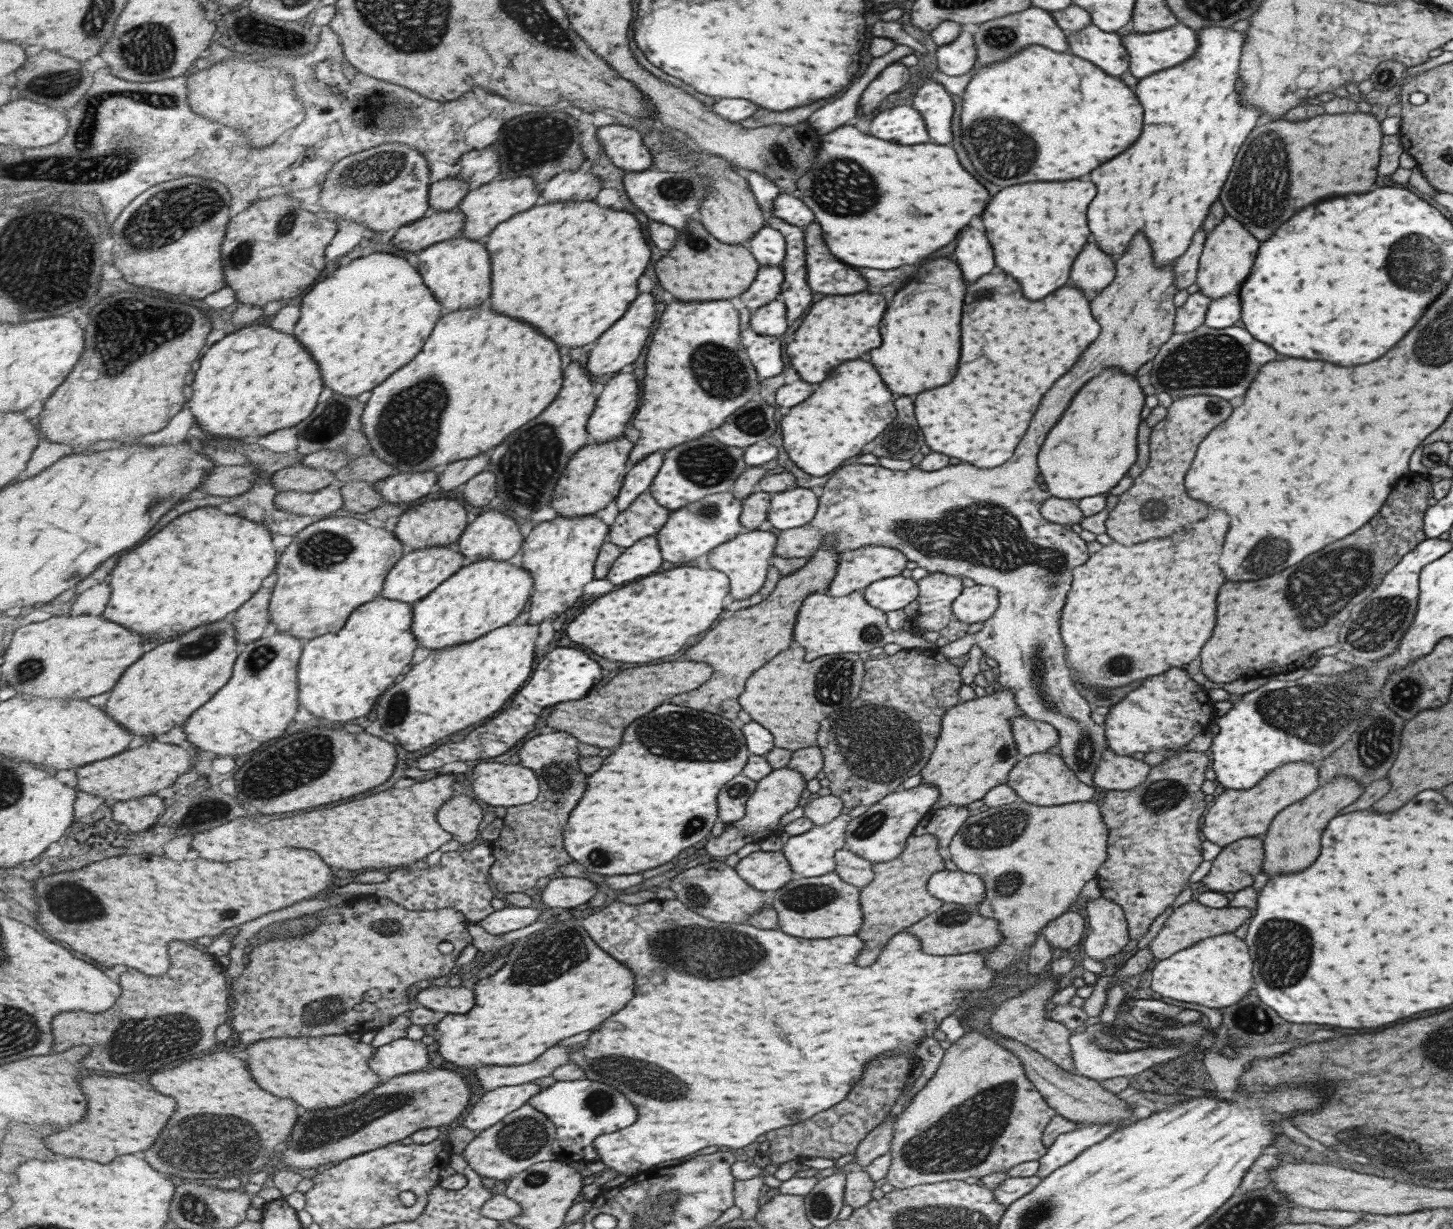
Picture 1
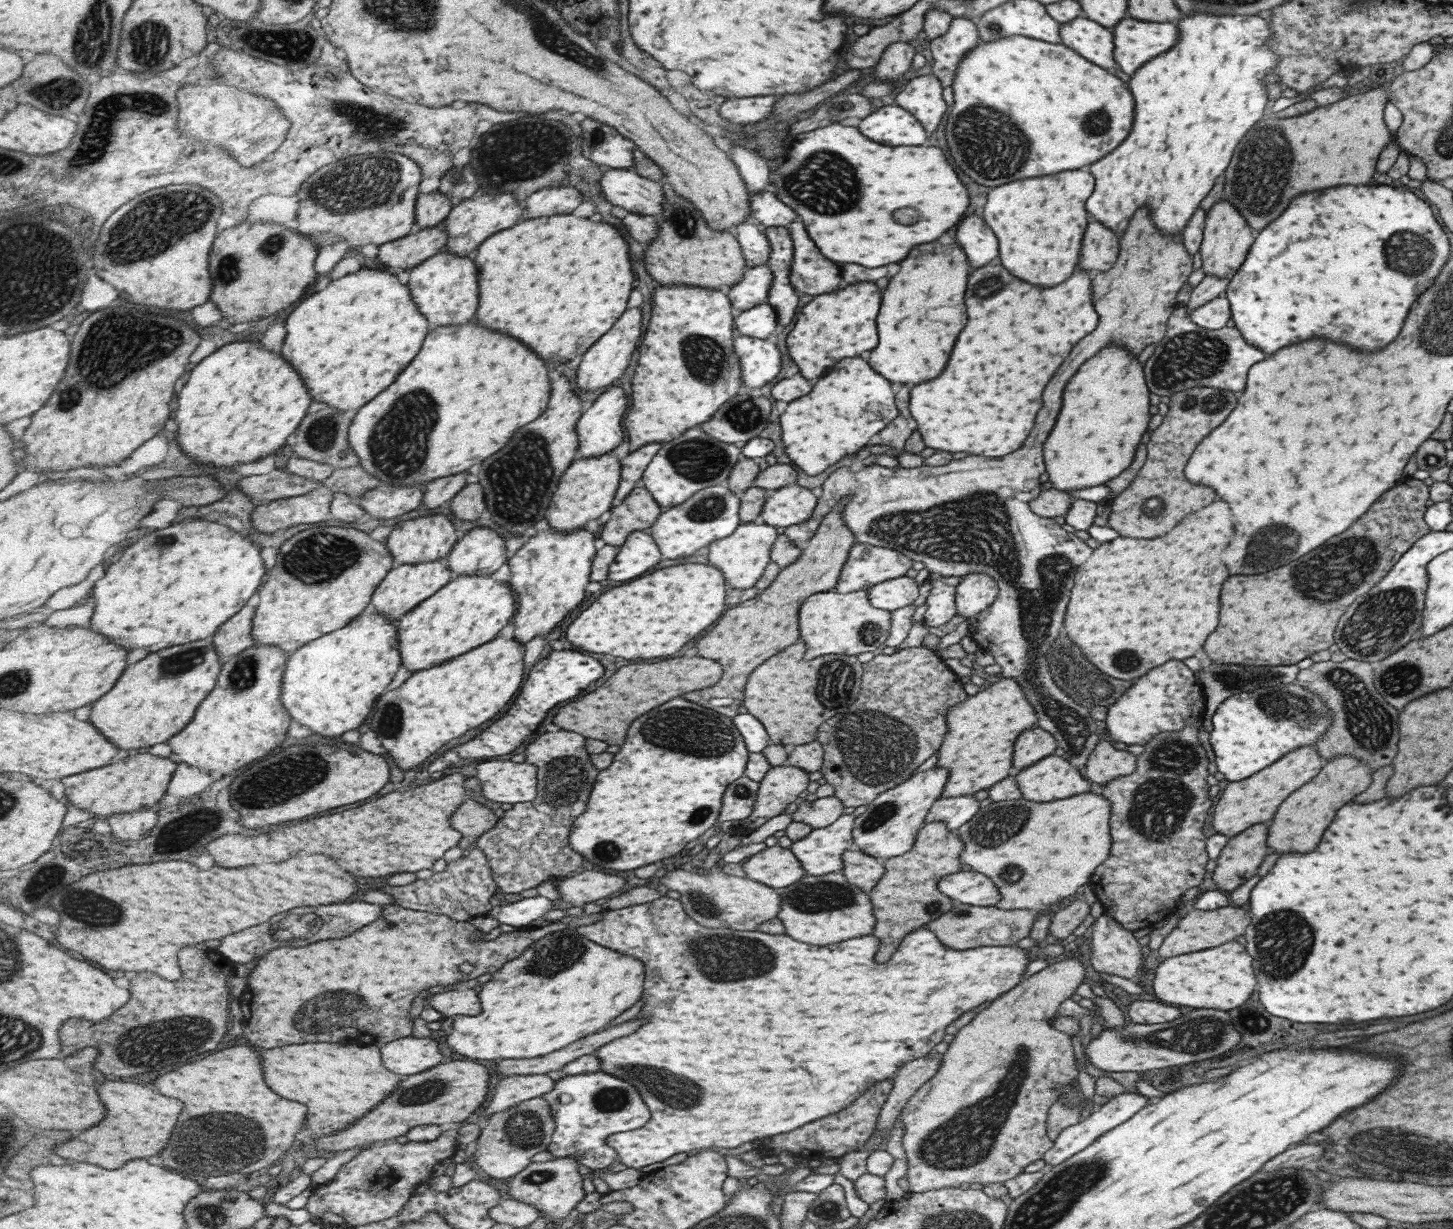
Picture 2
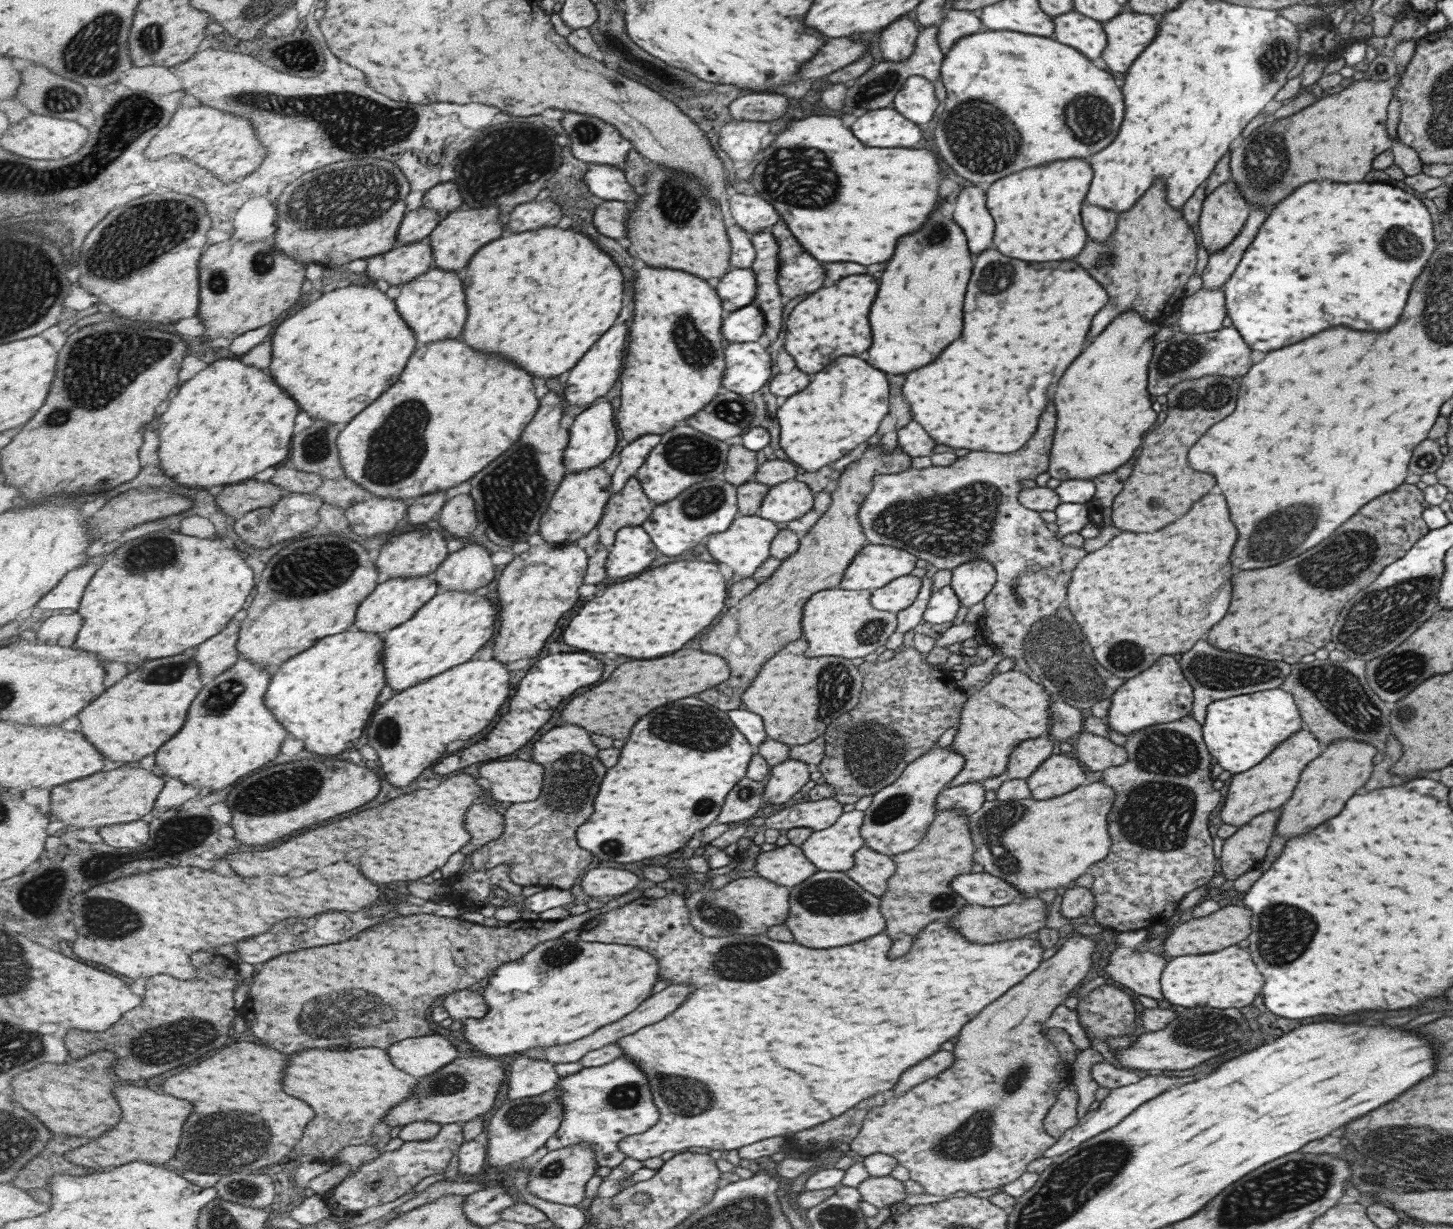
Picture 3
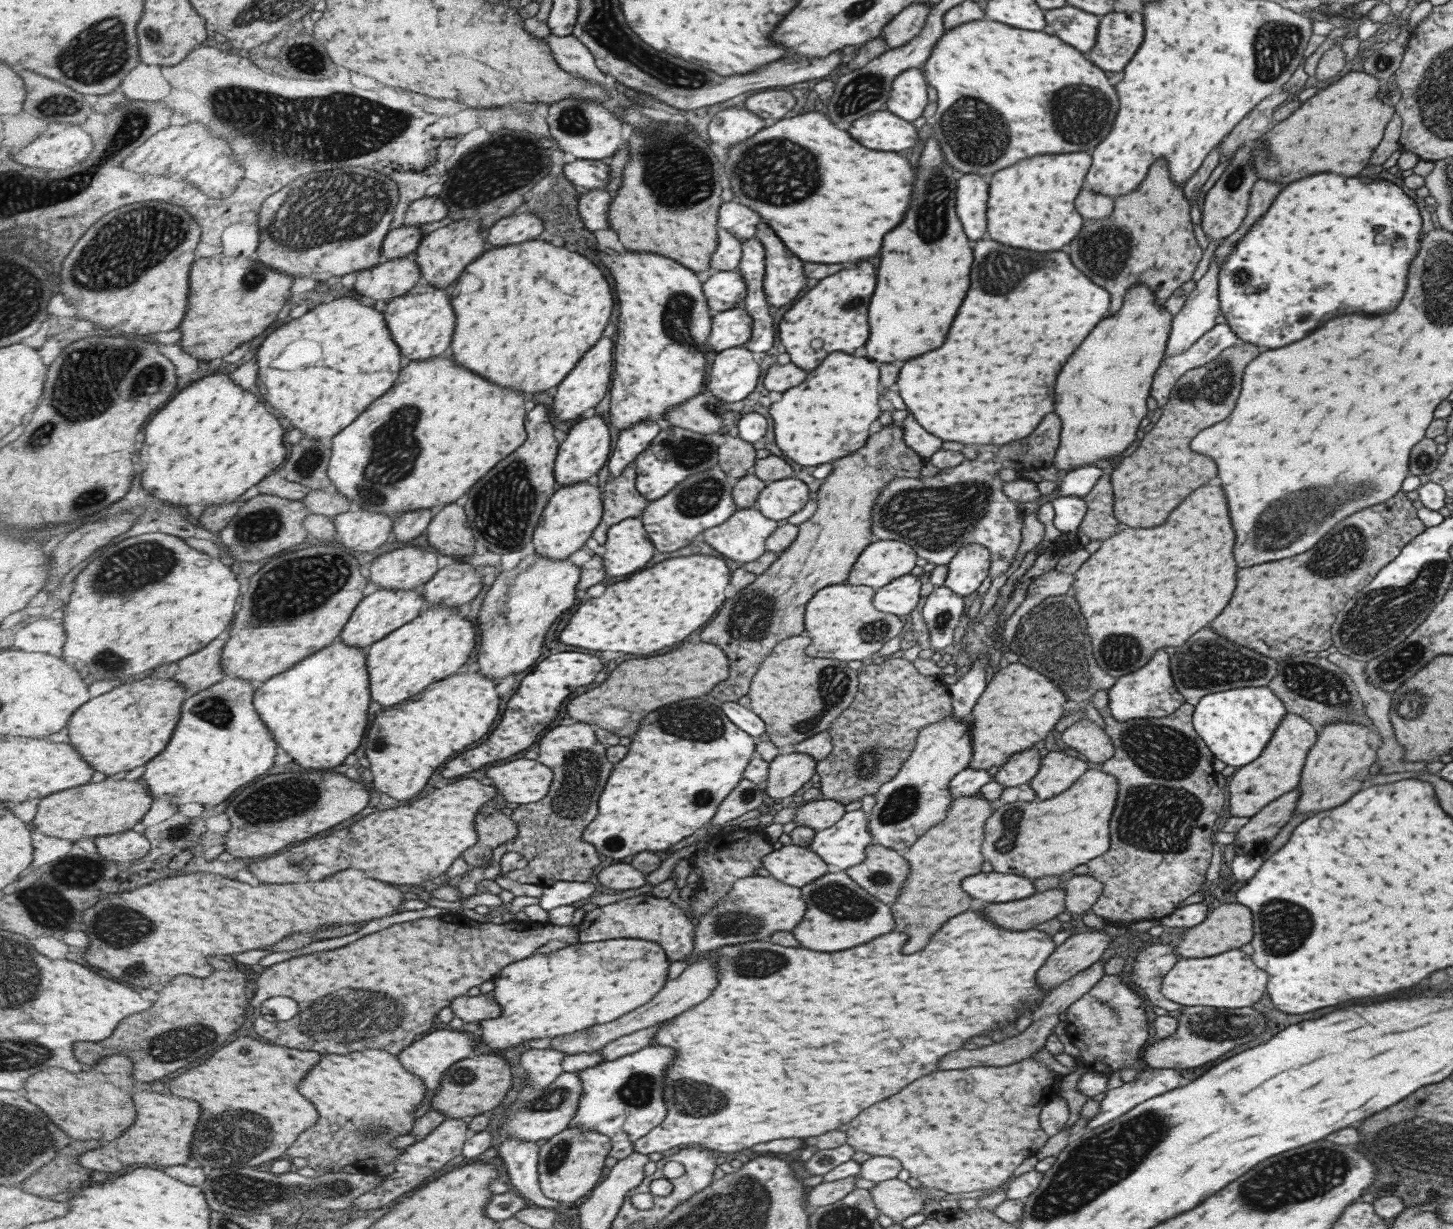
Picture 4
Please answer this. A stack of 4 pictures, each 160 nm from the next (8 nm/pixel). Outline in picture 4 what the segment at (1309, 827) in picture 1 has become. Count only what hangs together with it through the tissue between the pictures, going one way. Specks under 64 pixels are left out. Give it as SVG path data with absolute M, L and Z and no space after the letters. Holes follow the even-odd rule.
M1333 721L1317 729L1315 742L1308 750L1301 769L1301 796L1293 809L1295 814L1321 812L1347 802L1351 794L1361 790L1361 780L1367 776L1369 766L1375 762L1376 750L1382 743L1376 729L1362 724Z

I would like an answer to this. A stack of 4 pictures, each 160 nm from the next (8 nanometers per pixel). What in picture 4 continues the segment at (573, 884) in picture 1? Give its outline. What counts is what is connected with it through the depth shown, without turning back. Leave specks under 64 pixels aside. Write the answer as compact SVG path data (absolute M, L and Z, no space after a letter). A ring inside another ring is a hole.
M610 864L597 874L596 879L600 884L616 891L633 890L641 888L647 883L647 874L633 868L631 864Z

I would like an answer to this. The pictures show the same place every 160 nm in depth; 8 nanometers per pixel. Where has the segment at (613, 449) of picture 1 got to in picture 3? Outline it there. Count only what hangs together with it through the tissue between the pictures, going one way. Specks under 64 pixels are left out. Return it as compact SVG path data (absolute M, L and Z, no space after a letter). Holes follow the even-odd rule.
M598 467L581 472L568 472L541 519L539 533L542 538L552 546L567 546L598 528L604 517L606 505L613 495L609 493L611 486L612 476Z

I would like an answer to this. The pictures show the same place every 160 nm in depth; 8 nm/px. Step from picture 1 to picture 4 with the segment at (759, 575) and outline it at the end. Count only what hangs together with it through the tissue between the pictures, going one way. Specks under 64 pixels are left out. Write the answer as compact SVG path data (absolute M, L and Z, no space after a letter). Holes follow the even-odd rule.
M744 508L738 509L723 525L707 529L703 533L703 539L721 556L734 560L740 566L743 566L743 564L755 560L767 550L765 542L776 529L777 521L762 515L756 508Z

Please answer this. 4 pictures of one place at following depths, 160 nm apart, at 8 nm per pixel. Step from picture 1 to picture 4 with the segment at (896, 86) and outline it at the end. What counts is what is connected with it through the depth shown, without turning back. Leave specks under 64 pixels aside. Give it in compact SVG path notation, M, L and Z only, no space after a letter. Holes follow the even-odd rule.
M913 2L901 9L879 33L888 48L897 48L904 45L910 38L917 36L931 8L931 5Z

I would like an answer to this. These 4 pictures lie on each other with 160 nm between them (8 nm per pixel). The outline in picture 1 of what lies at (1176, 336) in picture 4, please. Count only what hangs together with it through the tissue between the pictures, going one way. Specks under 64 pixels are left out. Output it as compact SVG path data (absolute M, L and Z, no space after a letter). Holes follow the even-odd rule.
M1238 293L1226 294L1224 297L1209 301L1203 325L1208 328L1228 328L1239 320L1240 302Z

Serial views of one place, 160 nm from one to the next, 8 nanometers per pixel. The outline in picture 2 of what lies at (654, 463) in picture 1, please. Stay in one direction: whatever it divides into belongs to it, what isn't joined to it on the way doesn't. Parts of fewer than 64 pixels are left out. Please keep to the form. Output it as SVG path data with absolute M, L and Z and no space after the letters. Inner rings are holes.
M654 442L651 445L642 446L639 450L630 451L623 458L622 477L620 488L616 494L617 500L625 500L635 487L639 486L645 469L653 462L664 443Z

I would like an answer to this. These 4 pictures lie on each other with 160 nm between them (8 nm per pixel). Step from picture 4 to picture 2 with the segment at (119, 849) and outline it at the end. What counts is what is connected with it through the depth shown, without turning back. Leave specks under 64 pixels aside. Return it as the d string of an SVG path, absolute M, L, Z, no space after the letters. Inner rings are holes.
M150 809L125 812L108 818L113 835L123 840L143 840L152 834L152 830L160 821L160 811Z

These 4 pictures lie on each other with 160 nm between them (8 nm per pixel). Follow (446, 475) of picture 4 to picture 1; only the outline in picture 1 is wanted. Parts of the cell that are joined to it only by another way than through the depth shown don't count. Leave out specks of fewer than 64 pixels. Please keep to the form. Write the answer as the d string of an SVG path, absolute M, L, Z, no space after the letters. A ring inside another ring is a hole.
M487 306L441 316L437 323L437 330L433 330L432 336L433 338L430 337L429 342L425 344L425 350L421 350L421 354L413 362L392 374L383 384L372 391L372 395L366 402L366 407L362 414L362 431L367 435L373 453L379 459L387 462L387 464L393 465L397 472L409 472L412 475L415 472L425 472L434 468L444 469L453 462L475 456L479 457L484 452L490 452L496 446L505 442L505 439L510 434L515 433L516 430L519 430L543 413L556 400L563 389L565 369L561 369L563 360L561 360L559 346L553 340L549 340L545 334L537 332L537 328L533 328L533 326L529 326L525 322L519 322L515 318L501 316L501 314L493 312Z

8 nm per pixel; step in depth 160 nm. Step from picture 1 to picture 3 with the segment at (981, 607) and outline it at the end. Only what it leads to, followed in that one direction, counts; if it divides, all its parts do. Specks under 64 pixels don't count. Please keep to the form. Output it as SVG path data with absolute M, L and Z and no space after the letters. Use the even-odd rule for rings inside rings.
M975 559L951 570L950 587L962 607L971 607L985 599L996 579L990 562Z

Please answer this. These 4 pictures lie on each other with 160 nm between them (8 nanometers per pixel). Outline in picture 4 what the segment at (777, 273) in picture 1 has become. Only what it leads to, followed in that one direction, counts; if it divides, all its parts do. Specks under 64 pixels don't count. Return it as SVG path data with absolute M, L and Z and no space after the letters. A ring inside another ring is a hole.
M738 268L718 271L704 282L704 293L714 313L734 309L745 300L745 279Z

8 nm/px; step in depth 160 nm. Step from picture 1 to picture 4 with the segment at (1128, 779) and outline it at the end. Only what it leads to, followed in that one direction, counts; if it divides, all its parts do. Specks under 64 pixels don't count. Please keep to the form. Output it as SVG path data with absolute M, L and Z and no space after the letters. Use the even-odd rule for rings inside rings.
M1084 717L1060 732L1057 739L1059 745L1073 748L1092 763L1103 763L1113 756L1113 743L1104 729Z

